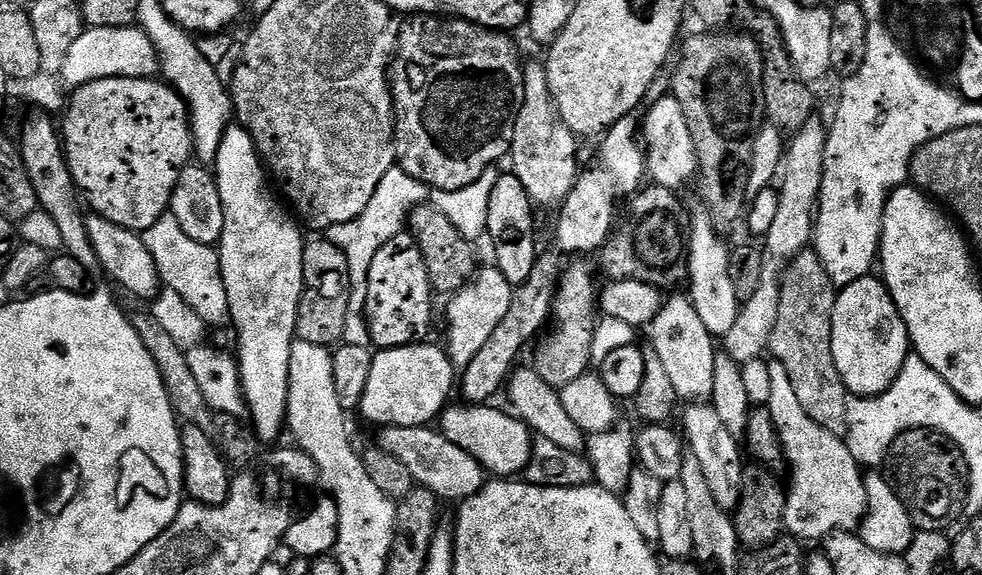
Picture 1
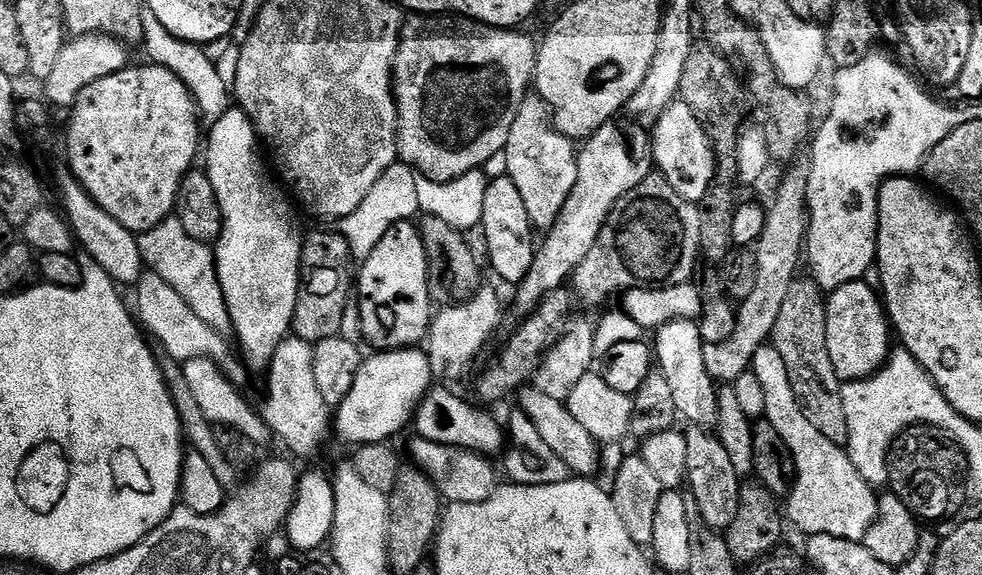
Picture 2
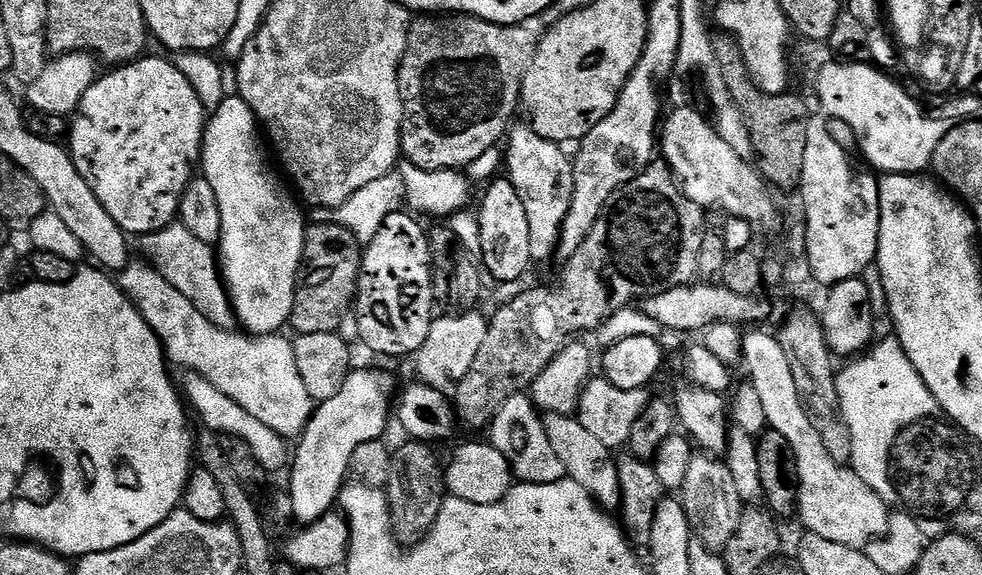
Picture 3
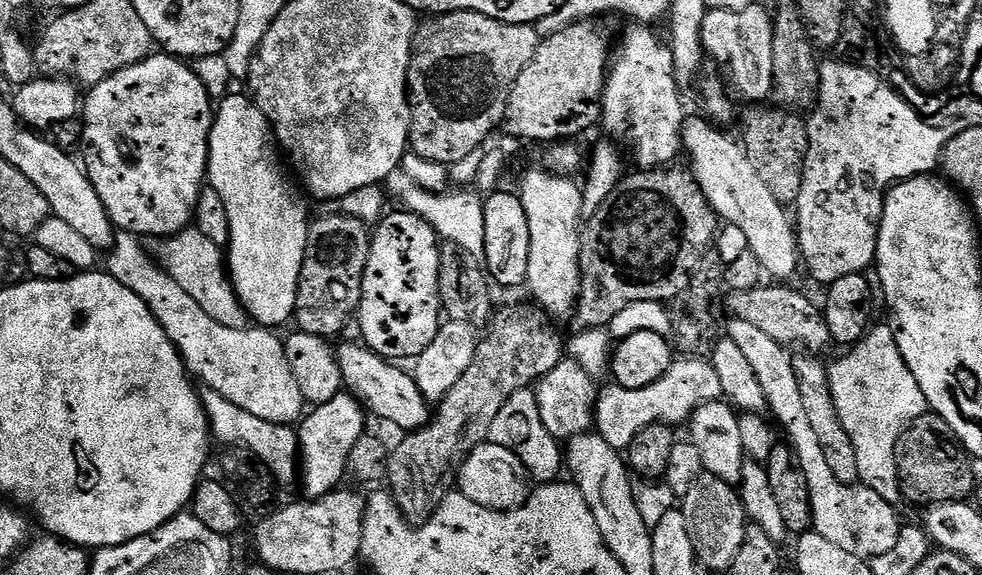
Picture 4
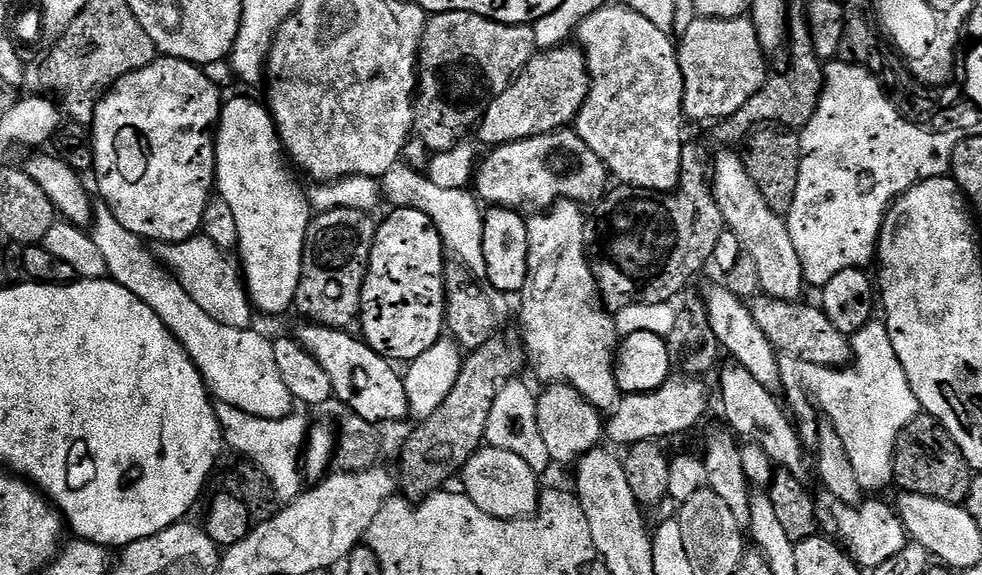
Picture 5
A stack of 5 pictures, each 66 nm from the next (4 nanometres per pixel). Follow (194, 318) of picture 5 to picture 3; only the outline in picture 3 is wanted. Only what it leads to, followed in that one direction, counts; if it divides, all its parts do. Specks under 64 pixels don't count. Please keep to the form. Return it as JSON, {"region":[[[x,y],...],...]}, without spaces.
{"region":[[[133,259],[119,269],[118,276],[119,291],[132,301],[152,327],[167,359],[175,367],[182,366],[184,370],[207,378],[222,394],[238,402],[246,414],[258,418],[258,422],[270,426],[270,430],[280,436],[299,437],[310,422],[314,402],[298,374],[298,362],[294,362],[289,337],[284,337],[284,334],[254,336],[239,331],[227,332],[214,326],[214,322],[203,316],[186,294],[174,290],[174,286],[170,286],[170,282],[166,282],[166,278],[162,278],[162,274],[143,259]]]}

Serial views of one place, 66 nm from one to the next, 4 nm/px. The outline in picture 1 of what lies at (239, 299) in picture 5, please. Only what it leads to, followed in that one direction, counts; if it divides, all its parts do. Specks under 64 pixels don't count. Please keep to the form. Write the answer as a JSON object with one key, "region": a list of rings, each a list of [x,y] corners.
{"region":[[[157,222],[142,233],[144,245],[156,267],[163,287],[177,292],[204,321],[205,325],[225,323],[229,319],[226,290],[218,275],[218,256],[209,245],[199,244],[187,232],[177,230],[171,223]]]}

